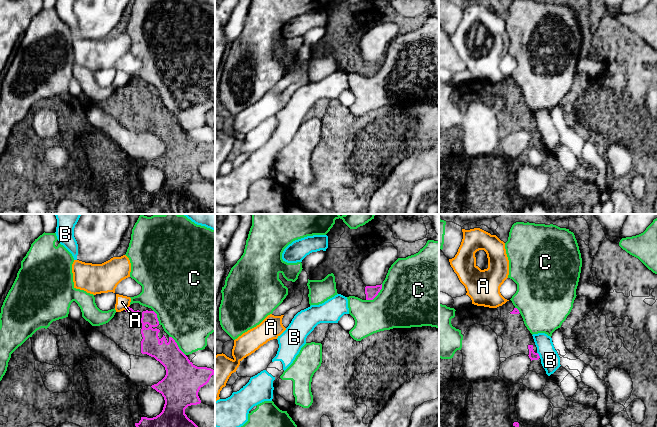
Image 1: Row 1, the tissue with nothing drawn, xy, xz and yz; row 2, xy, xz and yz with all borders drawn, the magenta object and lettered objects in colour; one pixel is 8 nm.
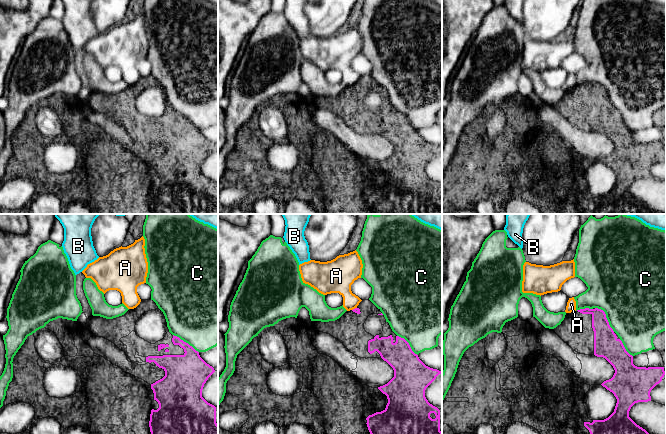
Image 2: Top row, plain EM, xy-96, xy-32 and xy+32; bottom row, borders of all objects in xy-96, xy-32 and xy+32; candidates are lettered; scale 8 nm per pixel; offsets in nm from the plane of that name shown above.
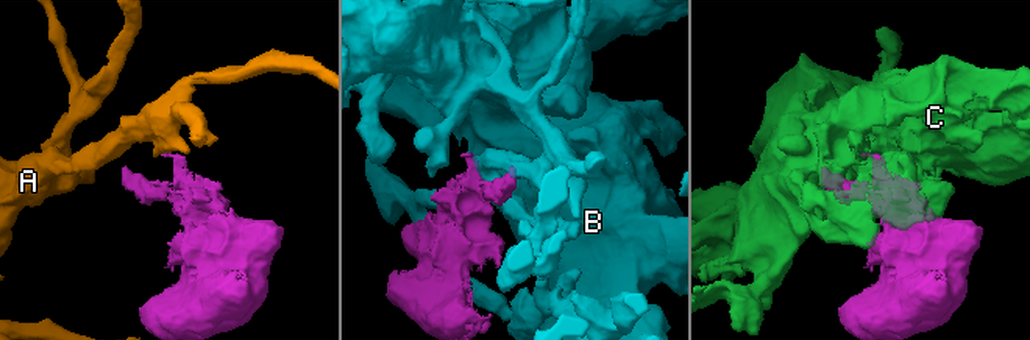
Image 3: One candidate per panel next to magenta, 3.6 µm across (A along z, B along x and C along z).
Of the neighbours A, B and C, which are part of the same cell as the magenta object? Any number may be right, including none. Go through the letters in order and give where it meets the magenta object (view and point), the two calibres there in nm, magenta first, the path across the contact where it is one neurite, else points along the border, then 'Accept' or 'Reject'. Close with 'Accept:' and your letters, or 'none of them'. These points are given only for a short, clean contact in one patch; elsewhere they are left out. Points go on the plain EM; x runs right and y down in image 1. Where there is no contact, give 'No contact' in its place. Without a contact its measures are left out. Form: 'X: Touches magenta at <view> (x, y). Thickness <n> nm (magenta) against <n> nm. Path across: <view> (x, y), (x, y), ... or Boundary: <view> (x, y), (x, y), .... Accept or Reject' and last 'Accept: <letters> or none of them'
A: Touches magenta at xy (127, 84). Thickness 50 nm (magenta) against 110 nm. Boundary: xy (128, 82), (125, 86). Reject
B: Touches magenta at yz (538, 131). Thickness 70 nm (magenta) against 160 nm. Boundary: yz (537, 128), (540, 133). Reject
C: Touches magenta at xz (376, 71). Thickness 100 nm (magenta) against 440 nm. Reject
Accept: none of them

